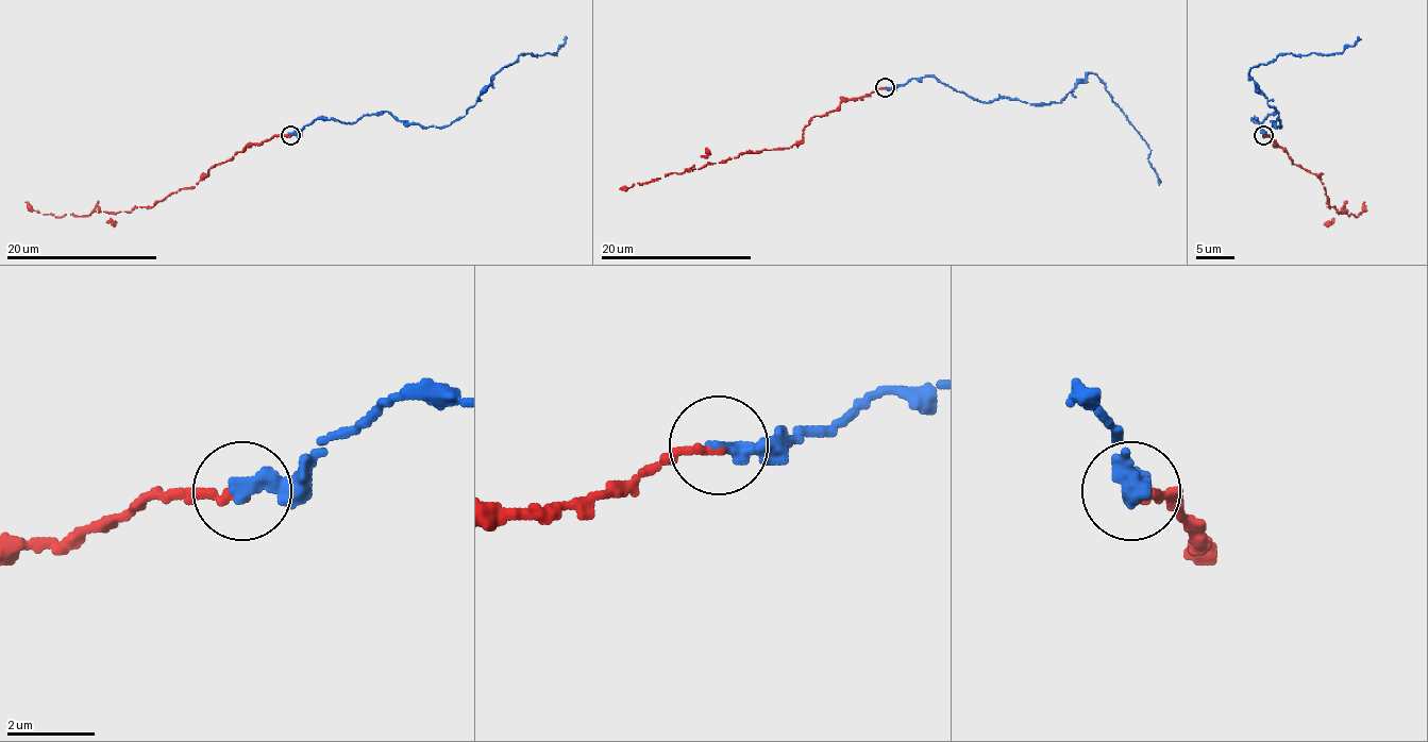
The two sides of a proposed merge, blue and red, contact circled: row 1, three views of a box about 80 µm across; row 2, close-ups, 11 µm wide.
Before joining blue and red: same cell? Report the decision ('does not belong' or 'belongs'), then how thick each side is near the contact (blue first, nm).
belongs; 420 nm thick on the blue side, 170 nm on the other

